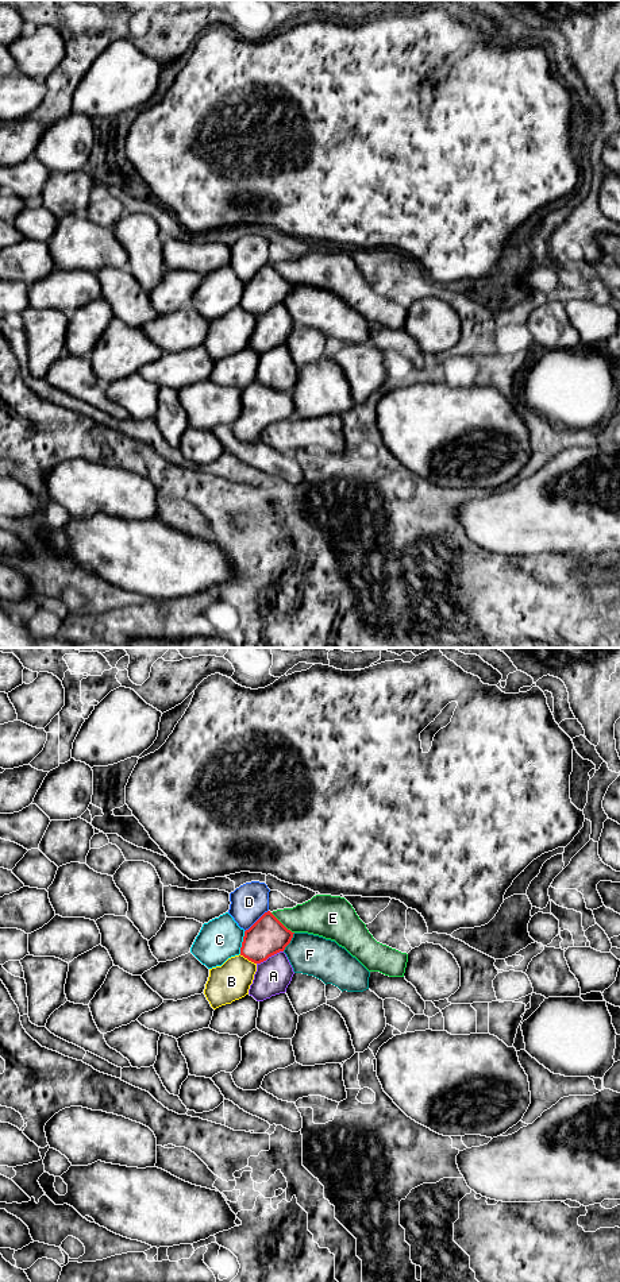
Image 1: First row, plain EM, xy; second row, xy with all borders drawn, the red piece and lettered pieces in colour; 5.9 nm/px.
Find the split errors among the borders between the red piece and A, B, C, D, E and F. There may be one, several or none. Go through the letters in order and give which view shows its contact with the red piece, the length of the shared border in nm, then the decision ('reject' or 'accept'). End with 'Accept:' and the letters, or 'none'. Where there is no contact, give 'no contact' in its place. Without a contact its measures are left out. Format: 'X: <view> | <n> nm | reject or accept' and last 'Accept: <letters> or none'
A: xy | 180 nm | reject
B: xy | 120 nm | reject
C: xy | 140 nm | reject
D: xy | 190 nm | reject
E: xy | 190 nm | reject
F: xy | 130 nm | reject
Accept: none

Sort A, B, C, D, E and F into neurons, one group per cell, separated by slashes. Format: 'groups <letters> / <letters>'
groups A / B / C / D / E / F

